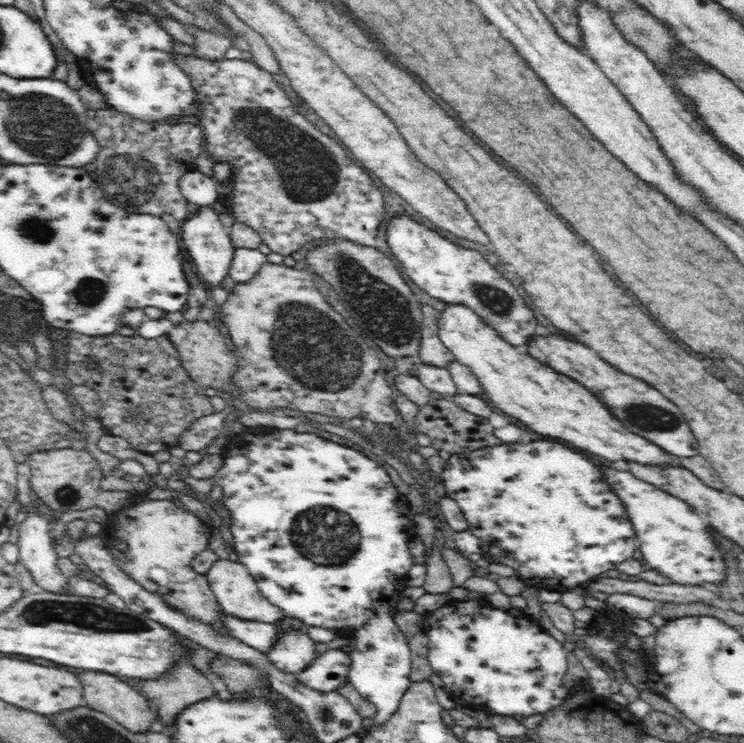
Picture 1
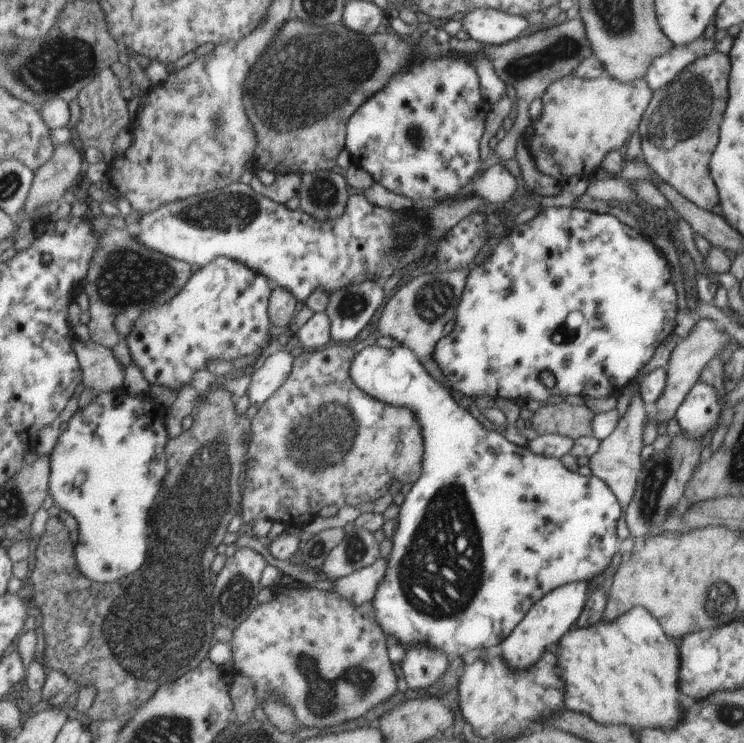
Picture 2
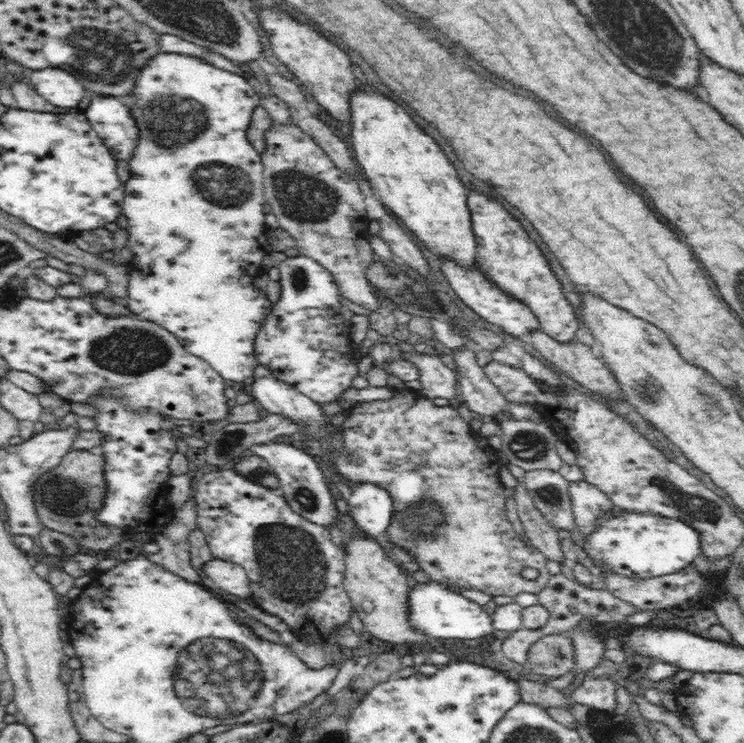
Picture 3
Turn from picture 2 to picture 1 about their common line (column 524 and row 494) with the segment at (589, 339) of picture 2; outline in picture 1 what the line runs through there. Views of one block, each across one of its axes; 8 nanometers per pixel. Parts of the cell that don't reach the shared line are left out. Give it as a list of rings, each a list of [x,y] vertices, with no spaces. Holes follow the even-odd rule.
[[[246,428],[242,434],[232,436],[232,442],[222,456],[226,464],[220,466],[212,480],[224,490],[224,504],[232,516],[230,530],[240,564],[250,570],[250,576],[256,580],[260,592],[286,612],[284,616],[300,618],[304,626],[320,626],[330,630],[352,628],[350,646],[354,652],[348,654],[352,656],[348,682],[360,696],[376,706],[378,712],[372,718],[372,726],[388,722],[392,714],[396,714],[404,692],[412,684],[408,678],[412,670],[410,642],[404,638],[394,620],[400,592],[406,588],[406,574],[414,566],[414,556],[408,548],[414,530],[406,508],[406,496],[398,494],[398,488],[394,488],[388,472],[376,460],[364,456],[356,448],[322,440],[320,436],[308,432],[262,432],[256,428]]]

